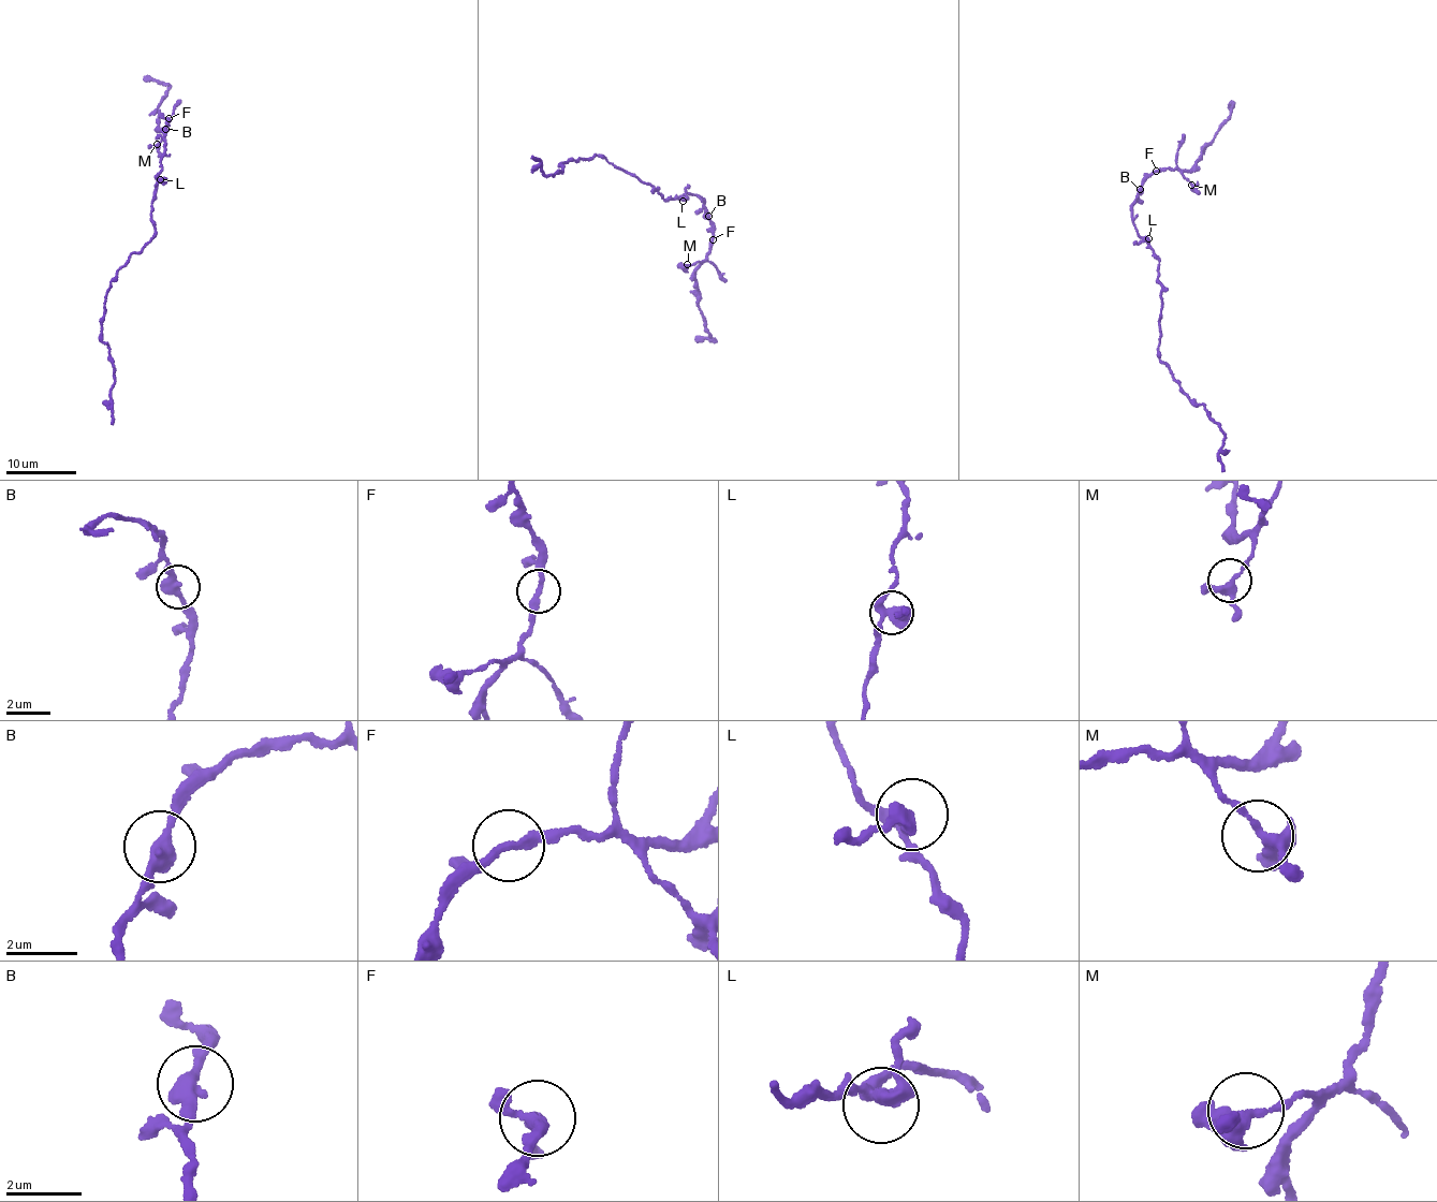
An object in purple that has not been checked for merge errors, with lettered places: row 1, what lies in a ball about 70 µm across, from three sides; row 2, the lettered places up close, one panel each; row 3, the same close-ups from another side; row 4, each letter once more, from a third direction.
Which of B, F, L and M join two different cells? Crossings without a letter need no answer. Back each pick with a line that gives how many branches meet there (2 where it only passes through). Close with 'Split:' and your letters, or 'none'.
Split: none

